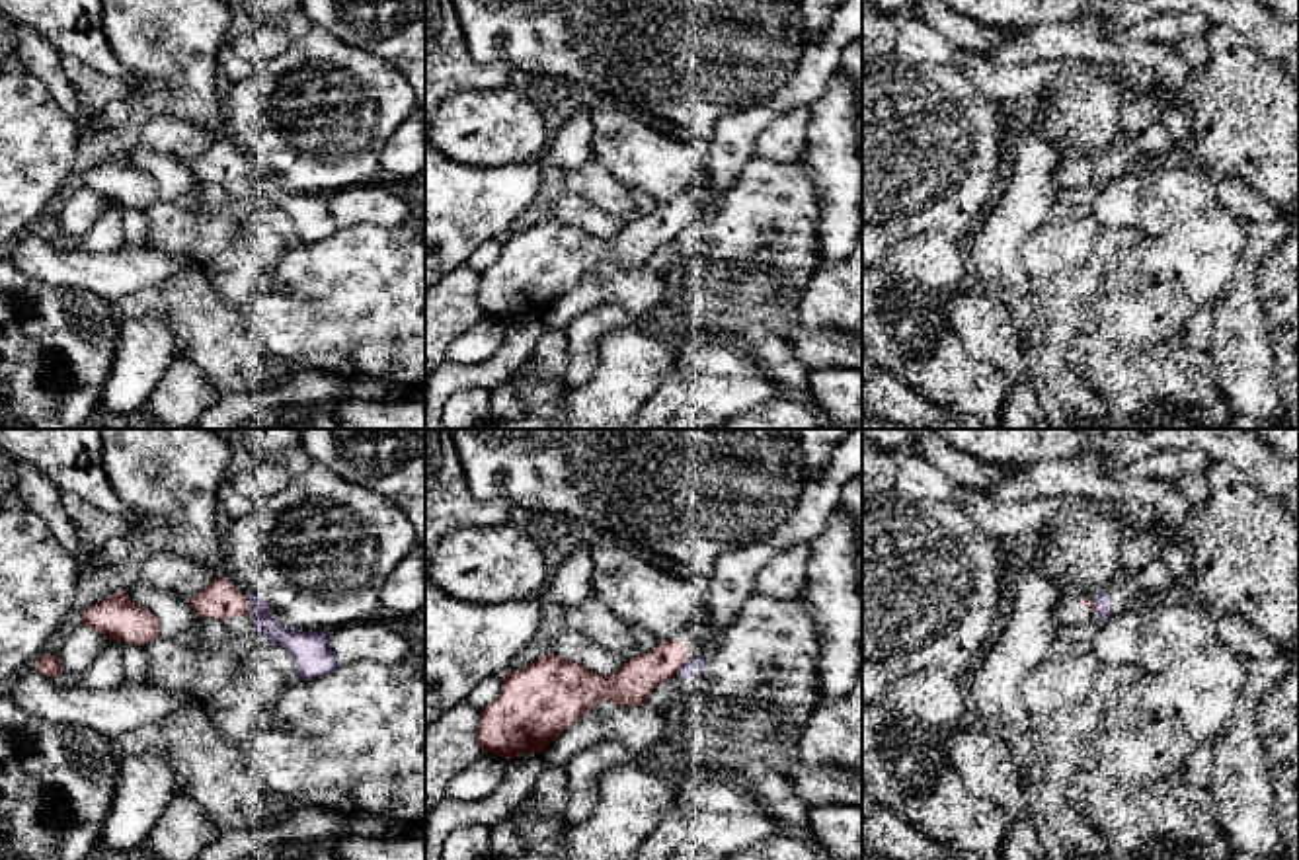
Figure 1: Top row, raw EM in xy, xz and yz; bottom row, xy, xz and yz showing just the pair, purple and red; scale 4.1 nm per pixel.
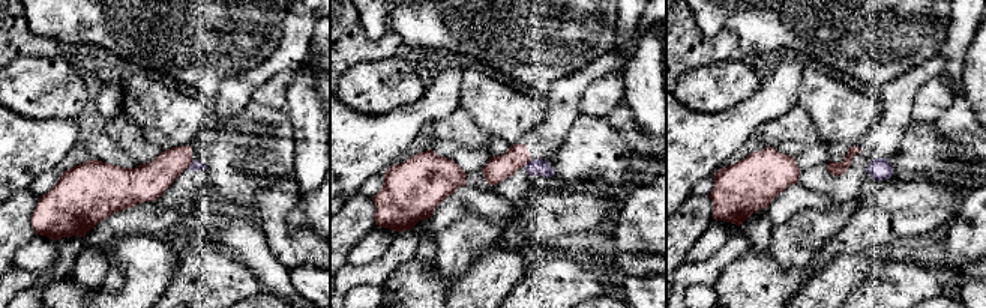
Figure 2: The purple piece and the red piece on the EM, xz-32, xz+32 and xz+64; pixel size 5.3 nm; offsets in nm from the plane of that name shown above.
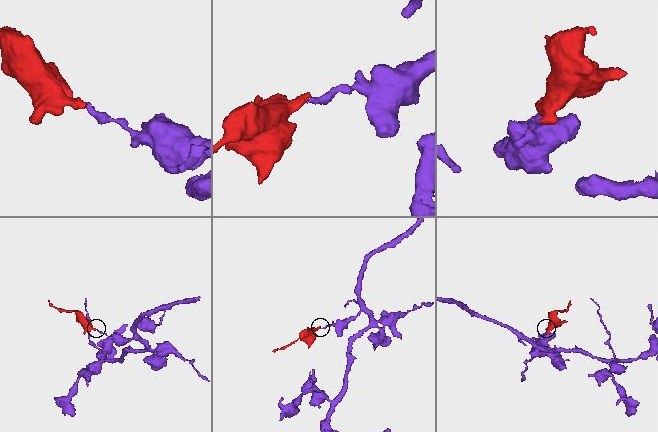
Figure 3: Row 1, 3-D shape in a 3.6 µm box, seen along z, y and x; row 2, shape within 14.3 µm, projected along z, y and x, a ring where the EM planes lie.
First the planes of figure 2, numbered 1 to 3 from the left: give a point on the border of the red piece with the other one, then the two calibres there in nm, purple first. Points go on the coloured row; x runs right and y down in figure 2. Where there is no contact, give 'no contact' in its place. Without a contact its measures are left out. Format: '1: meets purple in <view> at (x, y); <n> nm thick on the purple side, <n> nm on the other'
1: meets purple in xz-32 at (191, 163); 50 nm thick on the purple side, 190 nm on the other
2: meets purple in xz+32 at (529, 163); 90 nm thick on the purple side, 130 nm on the other
3: no contact

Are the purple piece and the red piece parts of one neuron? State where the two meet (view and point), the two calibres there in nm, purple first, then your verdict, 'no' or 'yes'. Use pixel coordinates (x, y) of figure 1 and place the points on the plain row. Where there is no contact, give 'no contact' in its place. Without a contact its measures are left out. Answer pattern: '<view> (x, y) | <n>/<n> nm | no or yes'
xy (248, 168) | 100/150 nm | no

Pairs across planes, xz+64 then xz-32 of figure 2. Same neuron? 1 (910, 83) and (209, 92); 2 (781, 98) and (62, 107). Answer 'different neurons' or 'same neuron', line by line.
1: different neurons
2: different neurons

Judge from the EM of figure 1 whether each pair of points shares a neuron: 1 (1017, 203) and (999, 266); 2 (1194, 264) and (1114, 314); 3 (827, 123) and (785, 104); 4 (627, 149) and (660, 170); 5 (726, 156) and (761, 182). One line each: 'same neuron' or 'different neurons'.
1: same neuron
2: same neuron
3: different neurons
4: same neuron
5: different neurons

